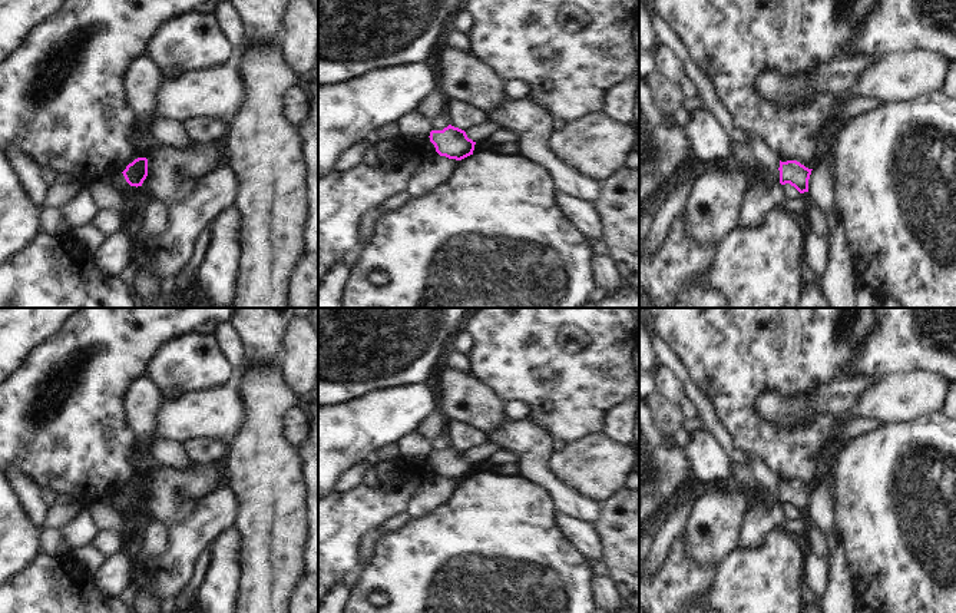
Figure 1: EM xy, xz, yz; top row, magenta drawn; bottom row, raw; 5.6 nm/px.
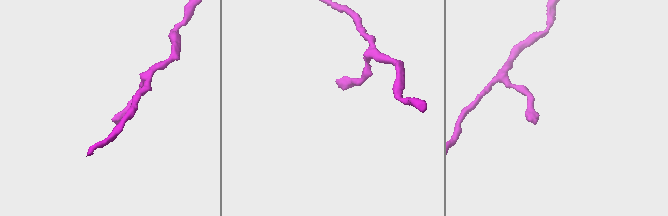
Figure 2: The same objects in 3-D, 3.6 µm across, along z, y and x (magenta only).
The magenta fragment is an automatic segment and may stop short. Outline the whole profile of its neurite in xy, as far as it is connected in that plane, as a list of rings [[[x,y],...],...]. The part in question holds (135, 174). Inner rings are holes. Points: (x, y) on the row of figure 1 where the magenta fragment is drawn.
[[[135,159],[132,163],[126,166],[126,169],[122,173],[130,186],[142,186],[143,180],[148,176],[148,159]]]

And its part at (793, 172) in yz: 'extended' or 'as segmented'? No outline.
as segmented

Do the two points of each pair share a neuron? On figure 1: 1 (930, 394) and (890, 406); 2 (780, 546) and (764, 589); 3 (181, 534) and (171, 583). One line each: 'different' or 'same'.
1: same
2: same
3: same

